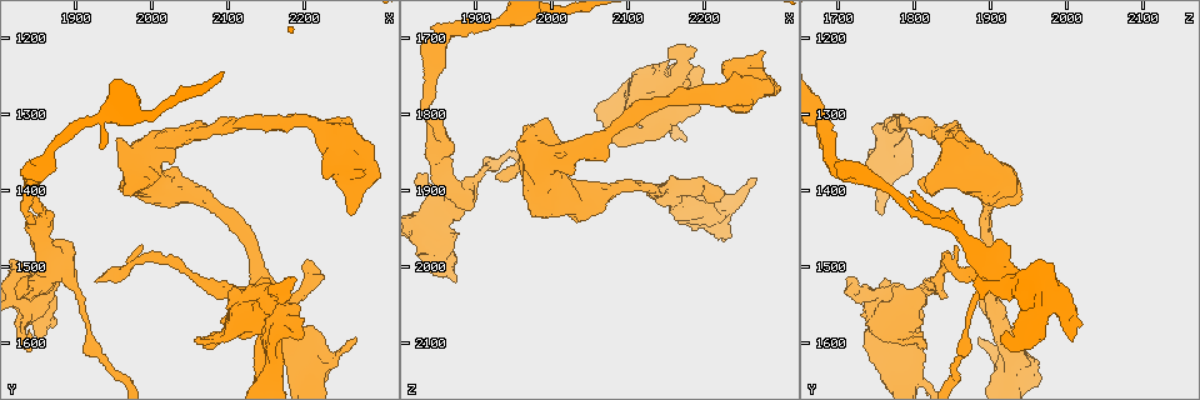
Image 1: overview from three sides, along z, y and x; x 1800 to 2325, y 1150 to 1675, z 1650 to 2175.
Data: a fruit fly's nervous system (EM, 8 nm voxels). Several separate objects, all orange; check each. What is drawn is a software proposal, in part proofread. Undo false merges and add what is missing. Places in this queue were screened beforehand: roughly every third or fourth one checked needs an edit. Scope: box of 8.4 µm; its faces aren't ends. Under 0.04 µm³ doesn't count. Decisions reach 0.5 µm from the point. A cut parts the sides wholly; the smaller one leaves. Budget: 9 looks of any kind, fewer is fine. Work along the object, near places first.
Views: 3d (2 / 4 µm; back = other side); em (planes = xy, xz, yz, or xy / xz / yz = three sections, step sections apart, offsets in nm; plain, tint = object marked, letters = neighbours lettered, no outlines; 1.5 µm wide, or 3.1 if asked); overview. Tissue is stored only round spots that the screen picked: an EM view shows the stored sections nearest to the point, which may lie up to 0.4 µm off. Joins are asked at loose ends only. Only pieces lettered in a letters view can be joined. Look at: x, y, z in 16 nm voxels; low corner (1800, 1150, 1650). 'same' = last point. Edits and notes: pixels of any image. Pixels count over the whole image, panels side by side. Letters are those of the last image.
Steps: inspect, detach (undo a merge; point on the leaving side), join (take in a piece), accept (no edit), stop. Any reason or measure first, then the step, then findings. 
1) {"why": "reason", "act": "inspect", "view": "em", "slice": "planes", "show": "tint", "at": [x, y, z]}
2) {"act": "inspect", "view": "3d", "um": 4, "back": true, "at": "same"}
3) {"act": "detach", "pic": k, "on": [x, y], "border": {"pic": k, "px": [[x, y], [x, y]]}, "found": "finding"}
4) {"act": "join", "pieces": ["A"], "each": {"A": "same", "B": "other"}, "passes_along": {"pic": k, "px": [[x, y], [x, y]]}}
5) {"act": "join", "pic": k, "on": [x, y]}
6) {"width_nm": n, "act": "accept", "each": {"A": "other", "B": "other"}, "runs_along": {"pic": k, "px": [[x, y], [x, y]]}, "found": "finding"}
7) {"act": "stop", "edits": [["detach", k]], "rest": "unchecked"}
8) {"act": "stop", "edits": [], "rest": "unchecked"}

{"why": "calibre changes", "act": "inspect", "view": "3d", "um": 4, "at": [2250, 1390, 1760]}

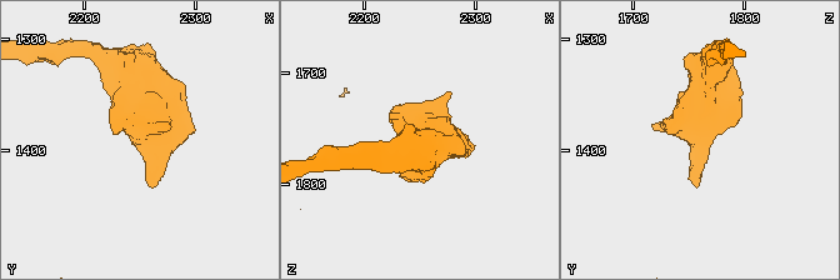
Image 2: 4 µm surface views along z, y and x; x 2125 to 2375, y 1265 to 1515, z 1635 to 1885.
{"act": "inspect", "view": "em", "slice": "planes", "show": "tint", "at": [2250, 1386, 1754]}

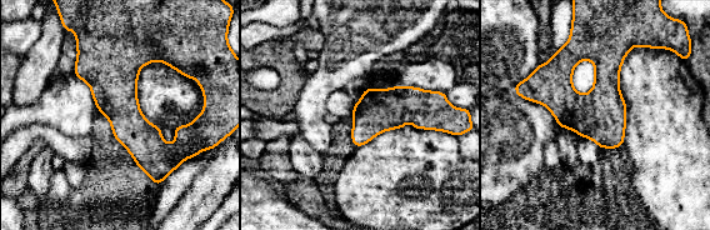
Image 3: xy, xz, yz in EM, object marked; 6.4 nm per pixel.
{"act": "inspect", "view": "em", "slice": "planes", "show": "letters", "at": "same"}

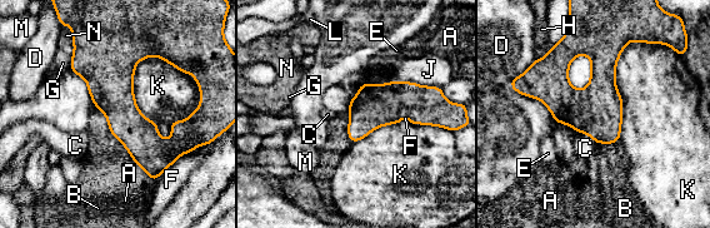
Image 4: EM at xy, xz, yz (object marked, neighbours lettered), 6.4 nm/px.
{"width_nm": 280, "act": "accept", "each": {"A": "other", "B": "other", "C": "other", "D": "other", "E": "other", "F": "other", "G": "other", "H": "other", "J": "other", "K": "other", "L": "other", "M": "other", "N": "other"}, "border": {"pic": 4, "px": [[365, 82], [414, 82], [440, 88]]}, "found": "continuous, no second neuron"}

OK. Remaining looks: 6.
{"why": "free end", "act": "inspect", "view": "em", "slice": "xy", "step": 8, "show": "letters", "at": [2055, 1595, 1795]}

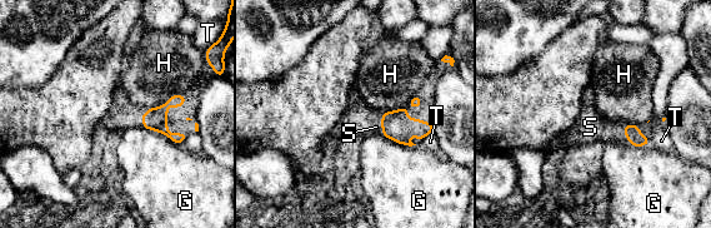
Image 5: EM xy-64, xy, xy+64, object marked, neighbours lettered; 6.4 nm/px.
{"longest_contact_nm": ["G", 260], "act": "join", "pieces": ["S"], "each": {"G": "other", "H": "other", "S": "same", "T": "other"}, "found": "it goes on there"}

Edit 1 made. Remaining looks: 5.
{"why": "thick end", "act": "inspect", "view": "em", "slice": "xz", "step": 8, "show": "tint", "at": [1845, 1600, 2005]}

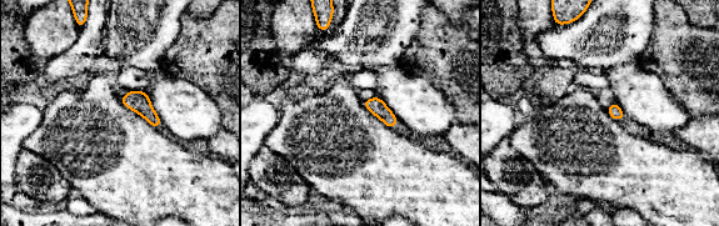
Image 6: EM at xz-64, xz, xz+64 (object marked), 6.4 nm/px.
{"why": "cut it another way", "act": "inspect", "view": "em", "slice": "planes", "show": "letters", "at": "same"}

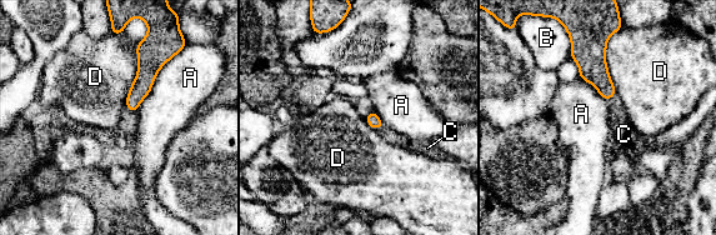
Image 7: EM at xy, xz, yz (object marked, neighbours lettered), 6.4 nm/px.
{"act": "join", "pieces": ["C"], "each": {"A": "other", "B": "other", "C": "same", "D": "other"}, "found": "it goes on there"}

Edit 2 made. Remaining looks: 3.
{"act": "inspect", "view": "overview"}

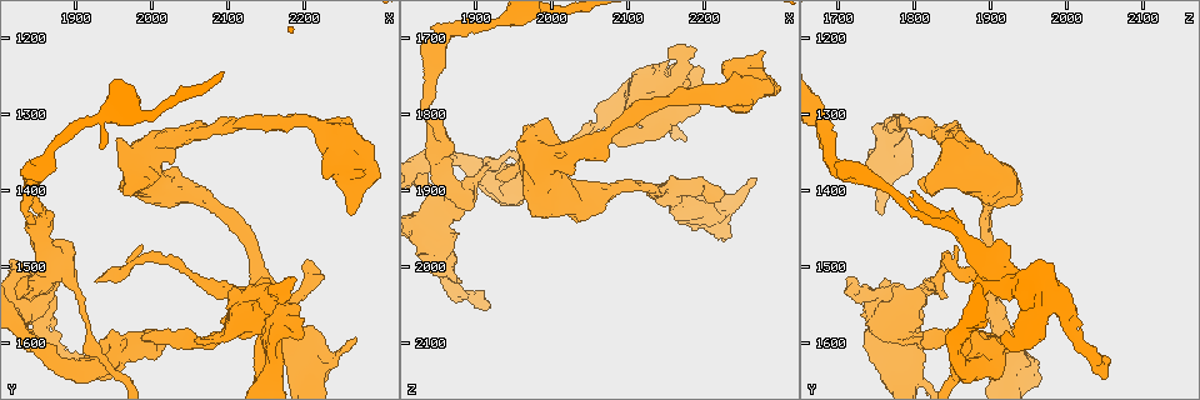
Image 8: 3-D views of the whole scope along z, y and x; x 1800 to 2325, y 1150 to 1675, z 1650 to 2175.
{"why": "an open end", "act": "inspect", "view": "3d", "um": 2, "back": true, "at": [2195, 1595, 1740]}

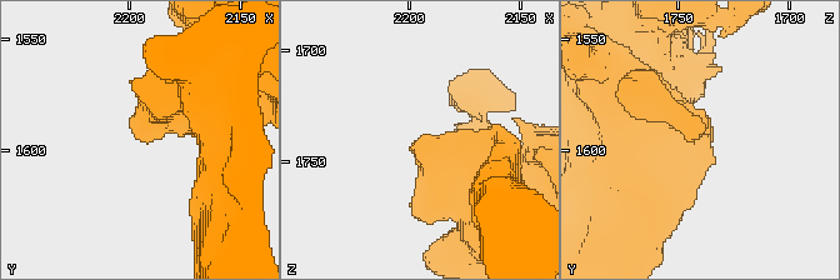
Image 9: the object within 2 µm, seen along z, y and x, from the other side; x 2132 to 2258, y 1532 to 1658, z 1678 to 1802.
{"why": "shape alone is not enough", "act": "inspect", "view": "em", "slice": "planes", "show": "letters", "at": [2192, 1596, 1742]}

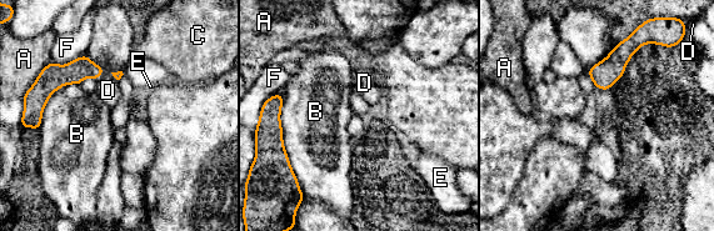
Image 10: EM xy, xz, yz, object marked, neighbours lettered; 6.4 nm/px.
{"act": "accept", "each": {"A": "other", "B": "other", "C": "other", "D": "other", "E": "other", "F": "other"}, "found": "none of them fits"}

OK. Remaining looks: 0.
{"act": "stop", "edits": [["join", 5], ["join", 7]], "rest": "unchecked"}

